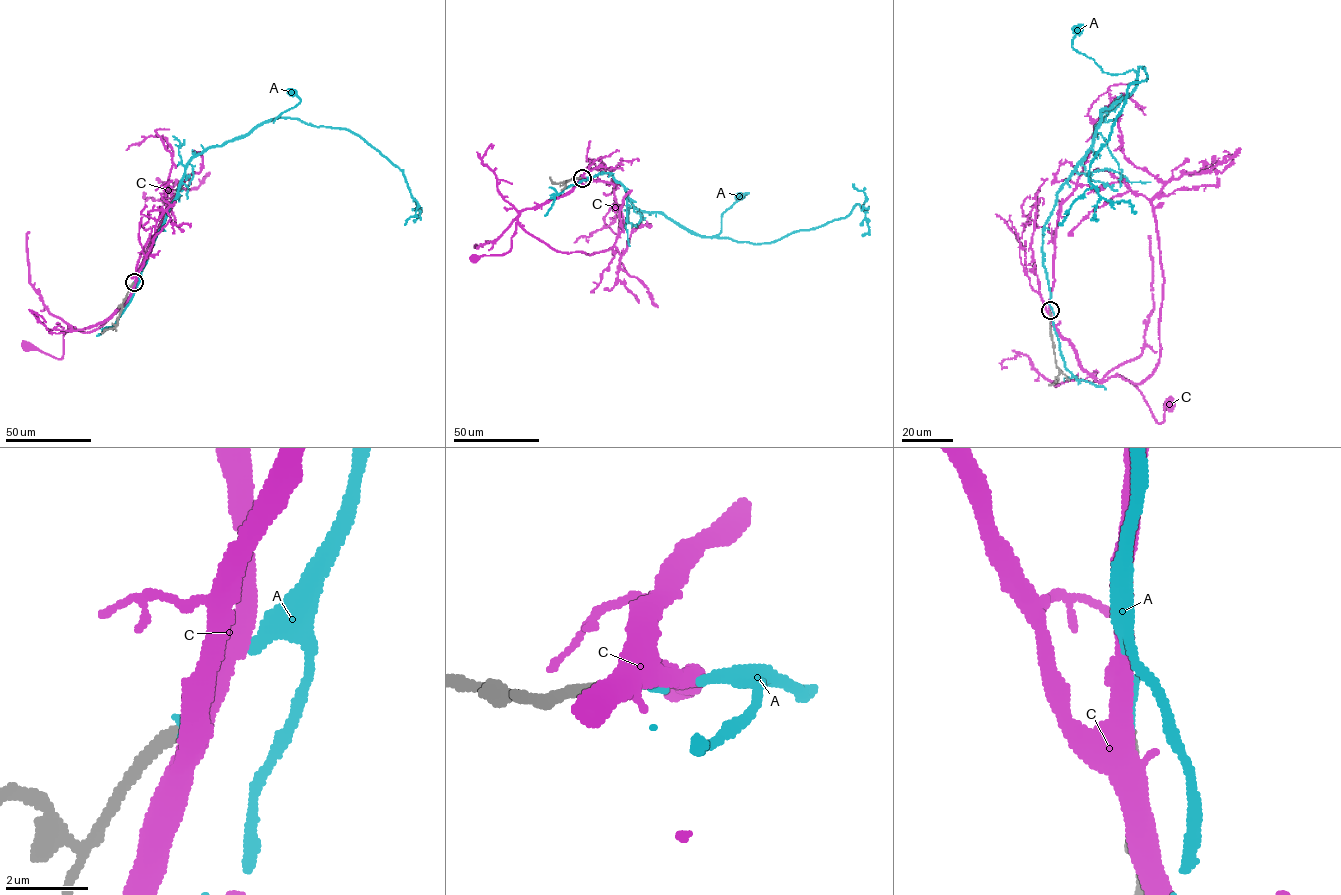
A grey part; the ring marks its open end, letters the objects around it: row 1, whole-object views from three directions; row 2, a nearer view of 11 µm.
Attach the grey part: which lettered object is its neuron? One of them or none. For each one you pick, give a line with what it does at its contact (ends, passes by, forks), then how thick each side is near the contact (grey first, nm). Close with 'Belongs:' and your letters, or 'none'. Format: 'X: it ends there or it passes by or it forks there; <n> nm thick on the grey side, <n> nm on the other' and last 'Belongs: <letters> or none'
A: it ends there; 280 nm thick on the grey side, 280 nm on the other
Belongs: A

